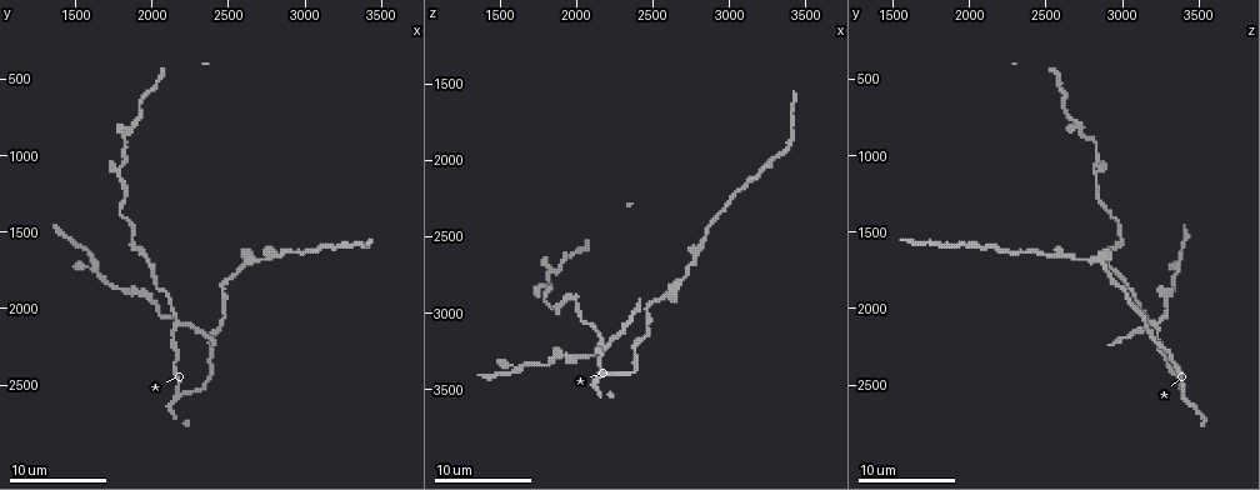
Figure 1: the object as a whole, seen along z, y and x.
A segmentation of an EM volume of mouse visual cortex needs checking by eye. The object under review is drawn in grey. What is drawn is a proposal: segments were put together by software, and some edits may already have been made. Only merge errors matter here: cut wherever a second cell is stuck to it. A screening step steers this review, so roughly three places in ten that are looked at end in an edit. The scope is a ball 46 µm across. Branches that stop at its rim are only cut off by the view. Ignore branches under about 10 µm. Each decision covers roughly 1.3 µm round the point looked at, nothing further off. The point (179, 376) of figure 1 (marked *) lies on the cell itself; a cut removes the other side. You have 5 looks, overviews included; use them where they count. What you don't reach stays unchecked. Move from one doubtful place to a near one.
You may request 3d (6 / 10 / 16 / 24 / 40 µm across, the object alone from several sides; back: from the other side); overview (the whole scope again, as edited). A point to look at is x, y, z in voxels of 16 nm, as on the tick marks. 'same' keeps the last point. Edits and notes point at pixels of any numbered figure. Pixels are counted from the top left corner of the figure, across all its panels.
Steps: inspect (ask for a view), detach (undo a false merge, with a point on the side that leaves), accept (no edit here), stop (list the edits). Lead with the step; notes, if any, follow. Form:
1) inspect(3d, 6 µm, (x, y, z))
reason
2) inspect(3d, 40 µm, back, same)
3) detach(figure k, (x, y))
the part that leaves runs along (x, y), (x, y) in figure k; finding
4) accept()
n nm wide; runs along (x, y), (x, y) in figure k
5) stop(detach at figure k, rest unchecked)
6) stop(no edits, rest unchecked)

inspect(3d, 16 µm, (2180, 2080, 3240))
four-way junction

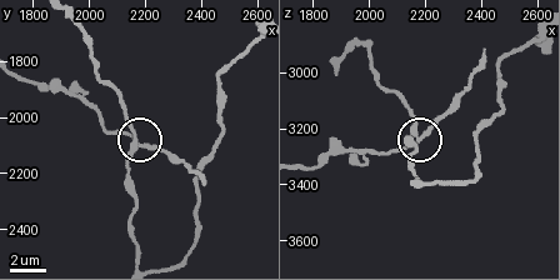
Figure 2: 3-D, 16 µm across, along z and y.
inspect(3d, 6 µm, (2170, 2090, 3240))
zoom in

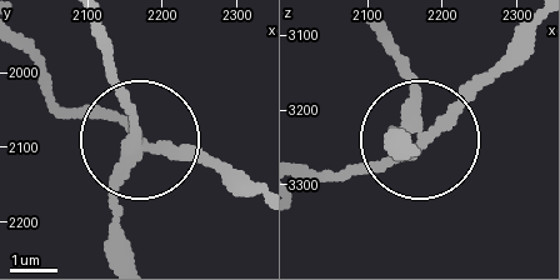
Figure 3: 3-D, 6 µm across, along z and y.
accept()
240 nm wide; continuous, no second cell

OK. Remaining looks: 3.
inspect(3d, 10 µm, (1880, 1560, 2960))
thick turns thin

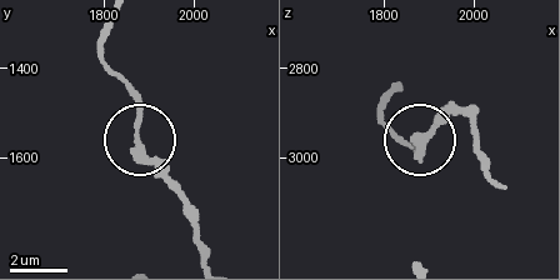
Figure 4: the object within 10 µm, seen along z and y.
inspect(3d, 10 µm, back, (1875, 1575, 2975))

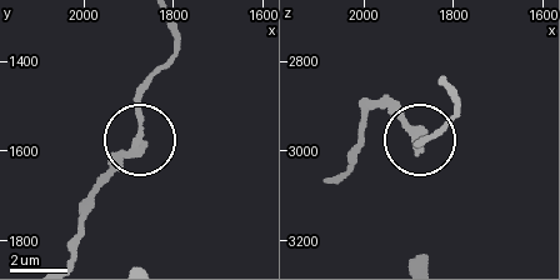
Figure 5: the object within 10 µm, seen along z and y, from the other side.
accept()
runs along (70, 258), (80, 215), (139, 136), (149, 74) in figure 5; one cell here

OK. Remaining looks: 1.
inspect(3d, 10 µm, (1760, 1120, 2820))
three arms meet

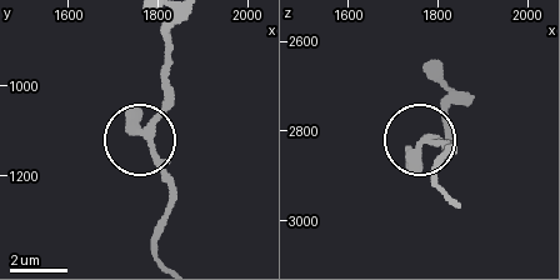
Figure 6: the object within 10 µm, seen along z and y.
accept()
230 nm wide; runs along (155, 254), (168, 183), (146, 133), (168, 78) in figure 6; one cell here

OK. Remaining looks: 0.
stop(no edits, rest unchecked)

